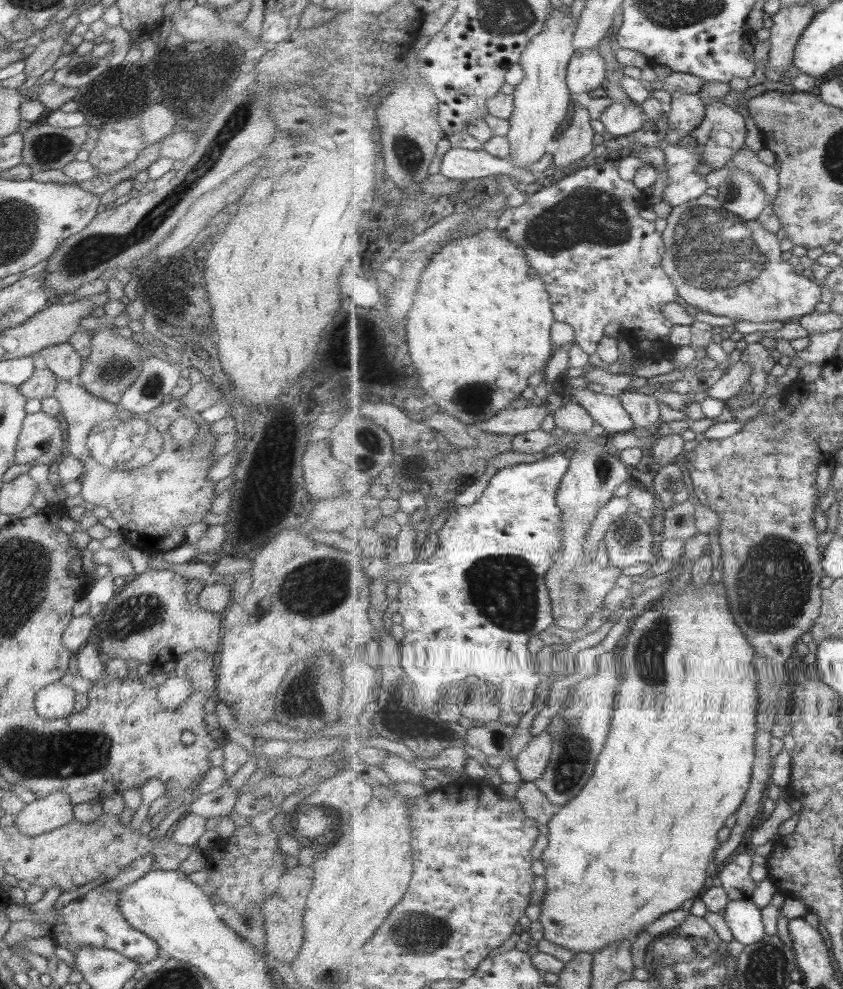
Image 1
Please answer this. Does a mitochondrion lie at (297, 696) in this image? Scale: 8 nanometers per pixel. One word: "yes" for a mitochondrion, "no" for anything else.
yes

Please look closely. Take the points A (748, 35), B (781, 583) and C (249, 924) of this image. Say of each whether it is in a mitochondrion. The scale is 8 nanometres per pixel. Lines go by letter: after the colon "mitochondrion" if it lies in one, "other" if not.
A: other
B: mitochondrion
C: mitochondrion

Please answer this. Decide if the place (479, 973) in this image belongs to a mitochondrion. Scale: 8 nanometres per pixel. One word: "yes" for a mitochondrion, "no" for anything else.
no

